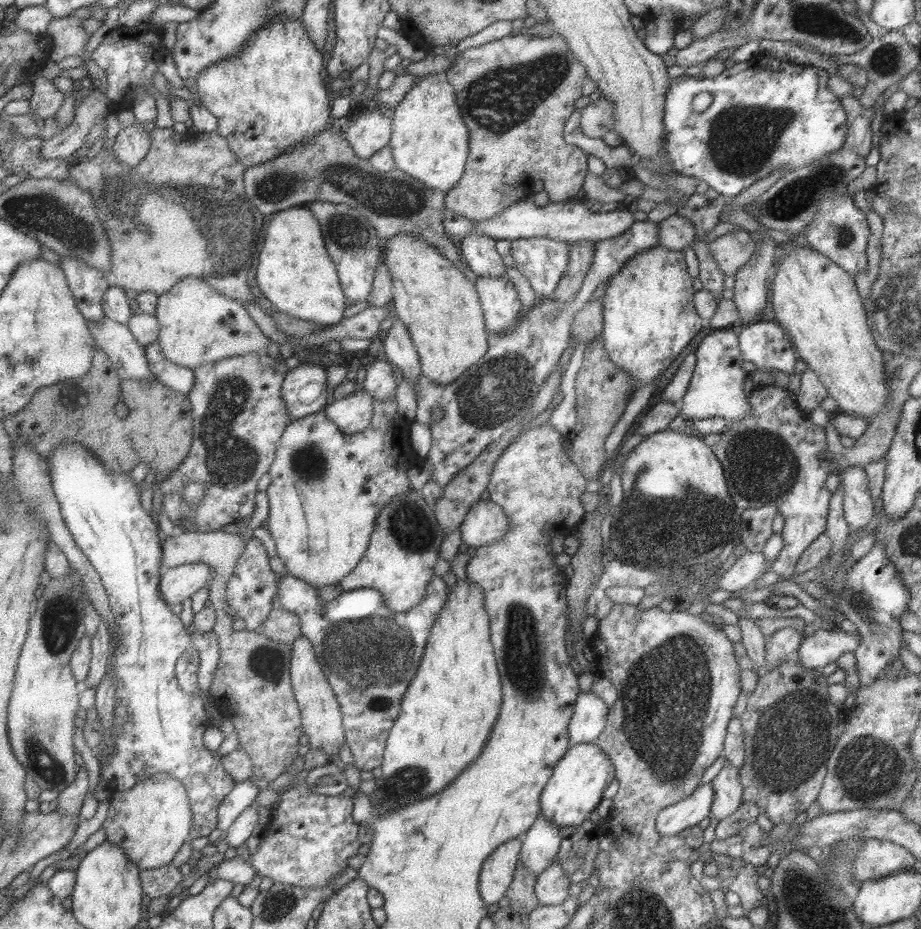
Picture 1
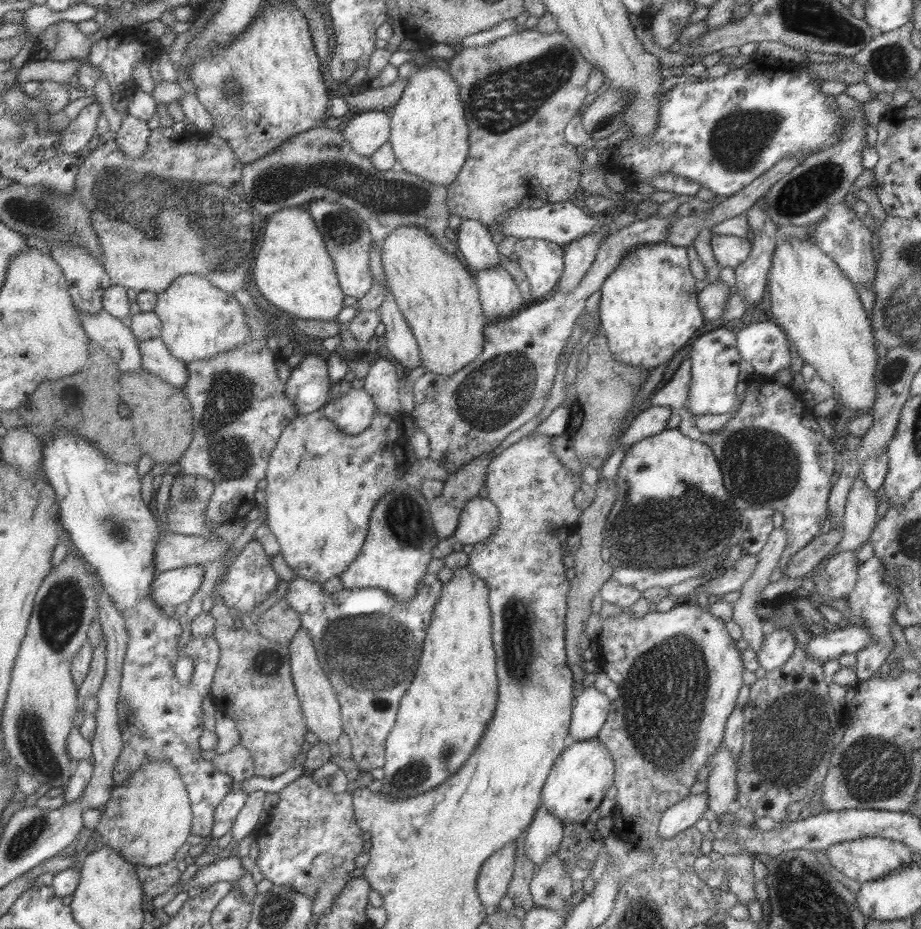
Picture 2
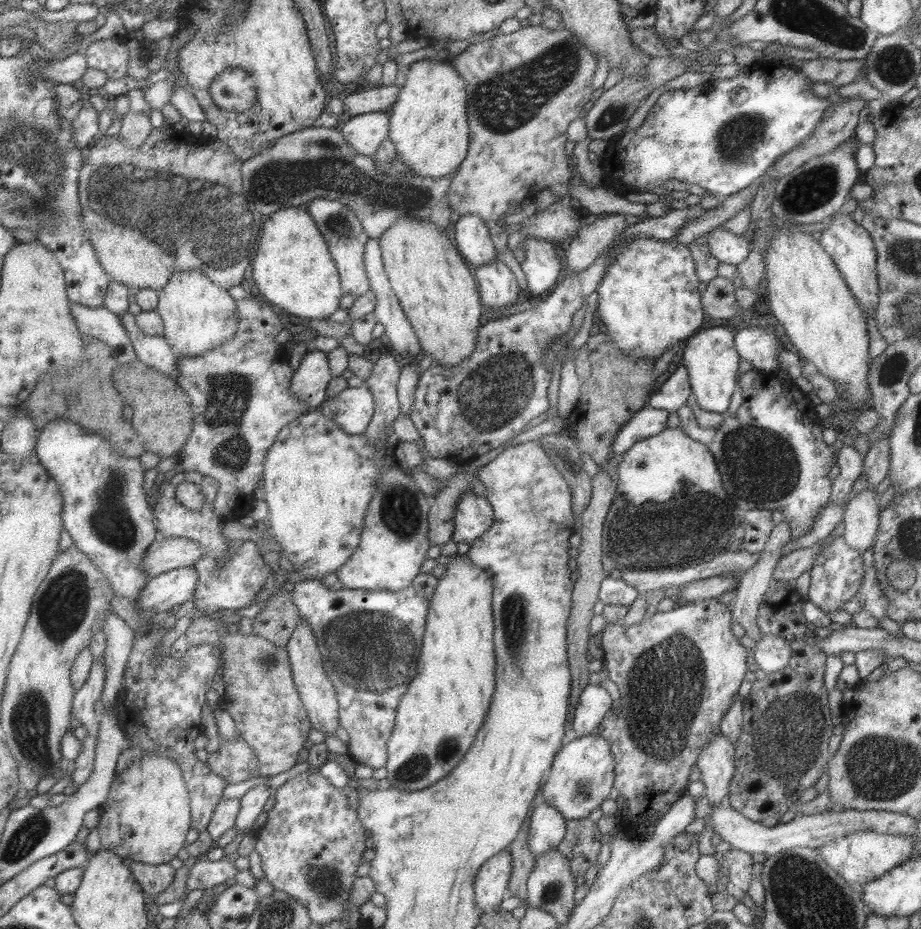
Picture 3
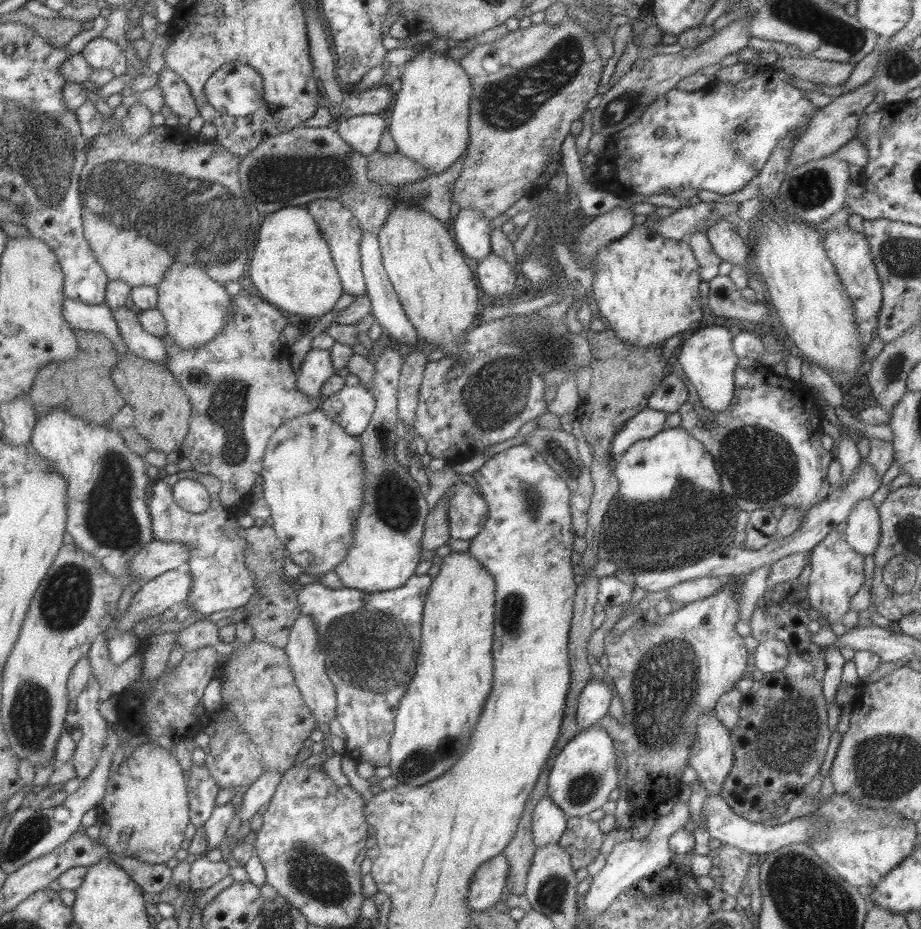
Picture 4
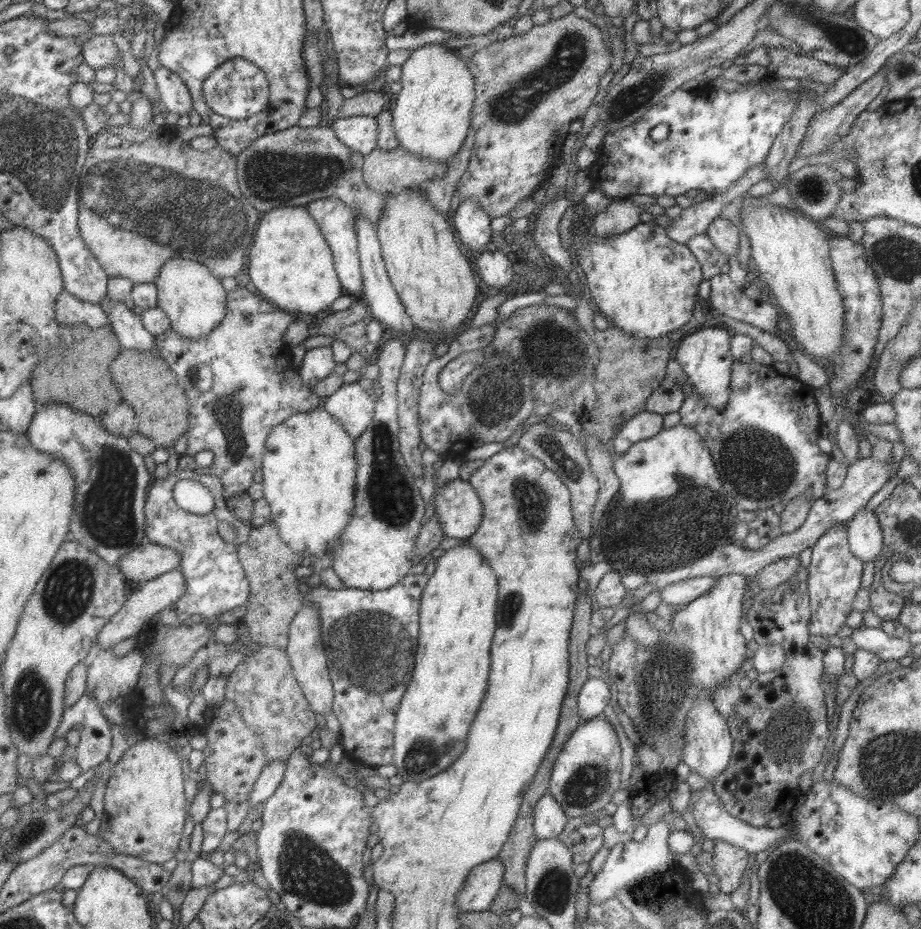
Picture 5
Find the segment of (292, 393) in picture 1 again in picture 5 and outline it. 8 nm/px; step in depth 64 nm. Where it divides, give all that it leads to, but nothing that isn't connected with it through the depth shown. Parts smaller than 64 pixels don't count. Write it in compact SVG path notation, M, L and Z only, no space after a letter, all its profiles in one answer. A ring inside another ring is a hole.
M330 345L317 346L305 351L298 375L303 386L311 388L335 368Z

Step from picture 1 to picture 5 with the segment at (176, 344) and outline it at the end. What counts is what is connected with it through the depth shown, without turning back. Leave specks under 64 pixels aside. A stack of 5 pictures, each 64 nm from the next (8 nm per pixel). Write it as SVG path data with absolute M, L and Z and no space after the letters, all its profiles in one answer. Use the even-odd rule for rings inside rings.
M173 257L159 267L157 278L152 282L156 286L156 305L165 312L171 321L171 330L183 339L196 339L212 331L225 312L226 290L221 281L199 264L196 258Z

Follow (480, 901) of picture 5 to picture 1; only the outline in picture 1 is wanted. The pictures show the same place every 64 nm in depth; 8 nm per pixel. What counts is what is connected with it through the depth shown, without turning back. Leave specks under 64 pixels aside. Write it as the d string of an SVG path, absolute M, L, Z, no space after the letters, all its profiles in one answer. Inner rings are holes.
M524 834L499 845L480 866L478 891L481 900L492 910L497 902L506 896L506 890L512 881Z

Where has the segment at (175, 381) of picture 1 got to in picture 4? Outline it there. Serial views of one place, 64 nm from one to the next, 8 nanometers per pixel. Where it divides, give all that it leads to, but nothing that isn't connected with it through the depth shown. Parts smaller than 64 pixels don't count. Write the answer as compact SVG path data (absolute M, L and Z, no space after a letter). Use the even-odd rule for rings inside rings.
M125 306L110 308L110 311L122 343L129 352L143 360L165 365L167 357L165 357L164 342L161 337L147 334L142 329L135 311L130 311Z

